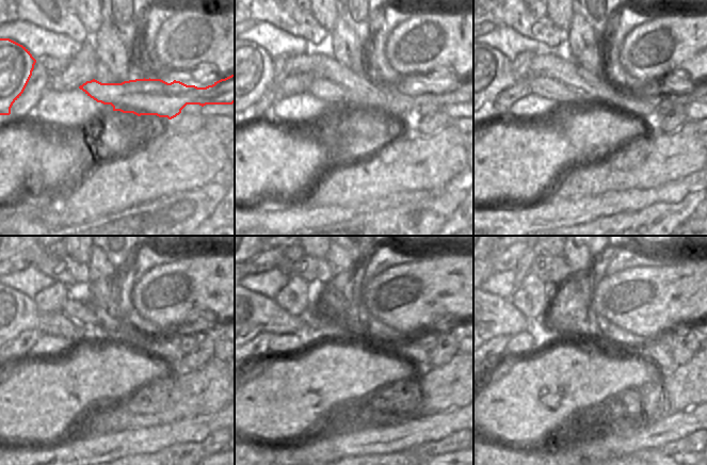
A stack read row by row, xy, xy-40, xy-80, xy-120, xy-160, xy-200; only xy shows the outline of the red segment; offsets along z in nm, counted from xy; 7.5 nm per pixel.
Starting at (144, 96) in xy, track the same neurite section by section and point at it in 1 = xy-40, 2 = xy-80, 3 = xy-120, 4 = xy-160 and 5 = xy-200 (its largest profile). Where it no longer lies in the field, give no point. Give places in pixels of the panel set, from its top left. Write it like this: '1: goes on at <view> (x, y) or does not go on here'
1: goes on at xy-40 (398, 99)
2: goes on at xy-80 (626, 100)
3: goes on at xy-120 (17, 313)
4: goes on at xy-160 (256, 314)
5: goes on at xy-200 (495, 316)

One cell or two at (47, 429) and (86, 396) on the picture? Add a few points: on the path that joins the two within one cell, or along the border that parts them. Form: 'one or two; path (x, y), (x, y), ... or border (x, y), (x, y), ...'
one; path (57, 419), (77, 401)

